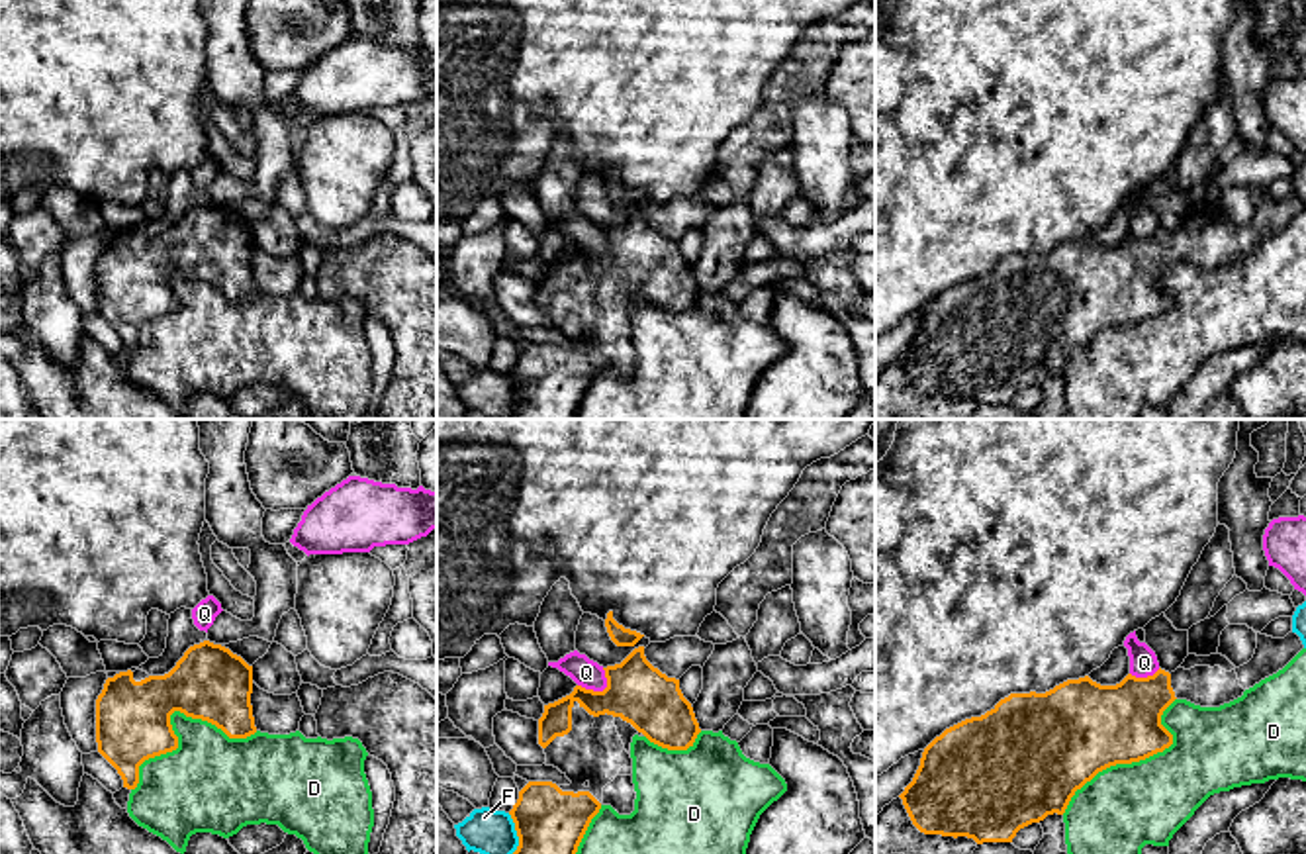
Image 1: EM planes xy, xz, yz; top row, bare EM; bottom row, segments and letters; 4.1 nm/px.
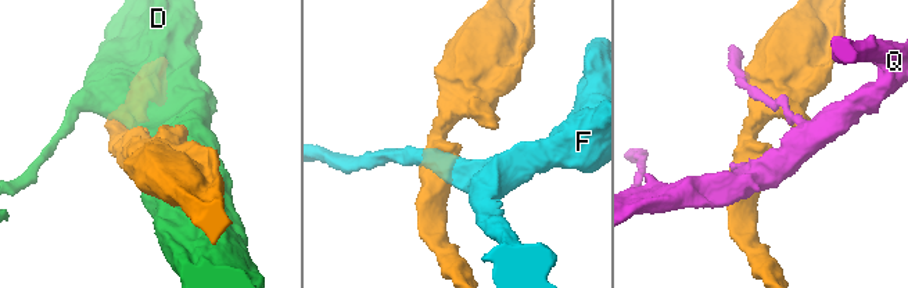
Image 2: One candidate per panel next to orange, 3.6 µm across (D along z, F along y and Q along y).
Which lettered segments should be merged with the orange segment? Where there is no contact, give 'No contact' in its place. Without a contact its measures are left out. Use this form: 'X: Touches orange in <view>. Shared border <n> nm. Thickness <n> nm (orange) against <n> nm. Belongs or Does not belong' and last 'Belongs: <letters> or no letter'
D: Touches orange in xy. Shared border 550 nm. Thickness 300 nm (orange) against 300 nm. Does not belong
F: Touches orange in xz. Shared border 180 nm. Thickness 280 nm (orange) against 190 nm. Does not belong
Q: Touches orange in xz. Shared border 140 nm. Thickness 260 nm (orange) against 120 nm. Does not belong
Belongs: no letter

